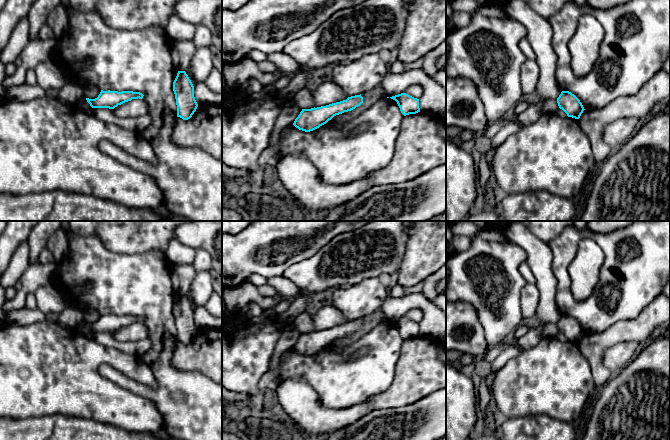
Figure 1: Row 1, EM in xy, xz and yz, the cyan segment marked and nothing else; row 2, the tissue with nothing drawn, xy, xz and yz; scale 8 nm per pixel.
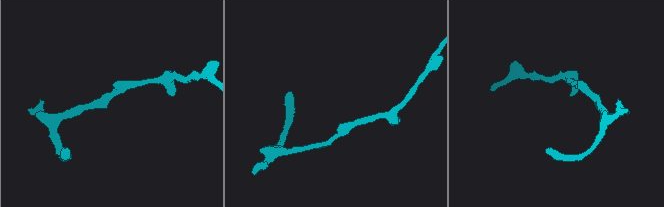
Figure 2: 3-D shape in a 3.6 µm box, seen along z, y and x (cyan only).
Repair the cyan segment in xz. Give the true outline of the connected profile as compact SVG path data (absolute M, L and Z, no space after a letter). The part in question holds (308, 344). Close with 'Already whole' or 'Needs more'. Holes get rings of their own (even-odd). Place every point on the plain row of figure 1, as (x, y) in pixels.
M360 318L326 330L302 333L293 349L299 354L310 356L326 348L334 340L351 335L362 327L363 321Z. Already whole

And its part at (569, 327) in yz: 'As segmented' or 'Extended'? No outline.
As segmented

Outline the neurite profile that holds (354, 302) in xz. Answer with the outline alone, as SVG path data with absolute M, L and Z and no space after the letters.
M369 278L360 283L339 287L332 293L332 306L338 309L342 315L349 321L360 319L381 308L384 298L389 296L389 284L382 278Z

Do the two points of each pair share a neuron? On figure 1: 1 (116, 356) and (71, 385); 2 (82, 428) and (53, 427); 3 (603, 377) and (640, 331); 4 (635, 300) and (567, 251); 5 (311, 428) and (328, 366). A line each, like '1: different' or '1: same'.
1: same
2: same
3: same
4: same
5: different

